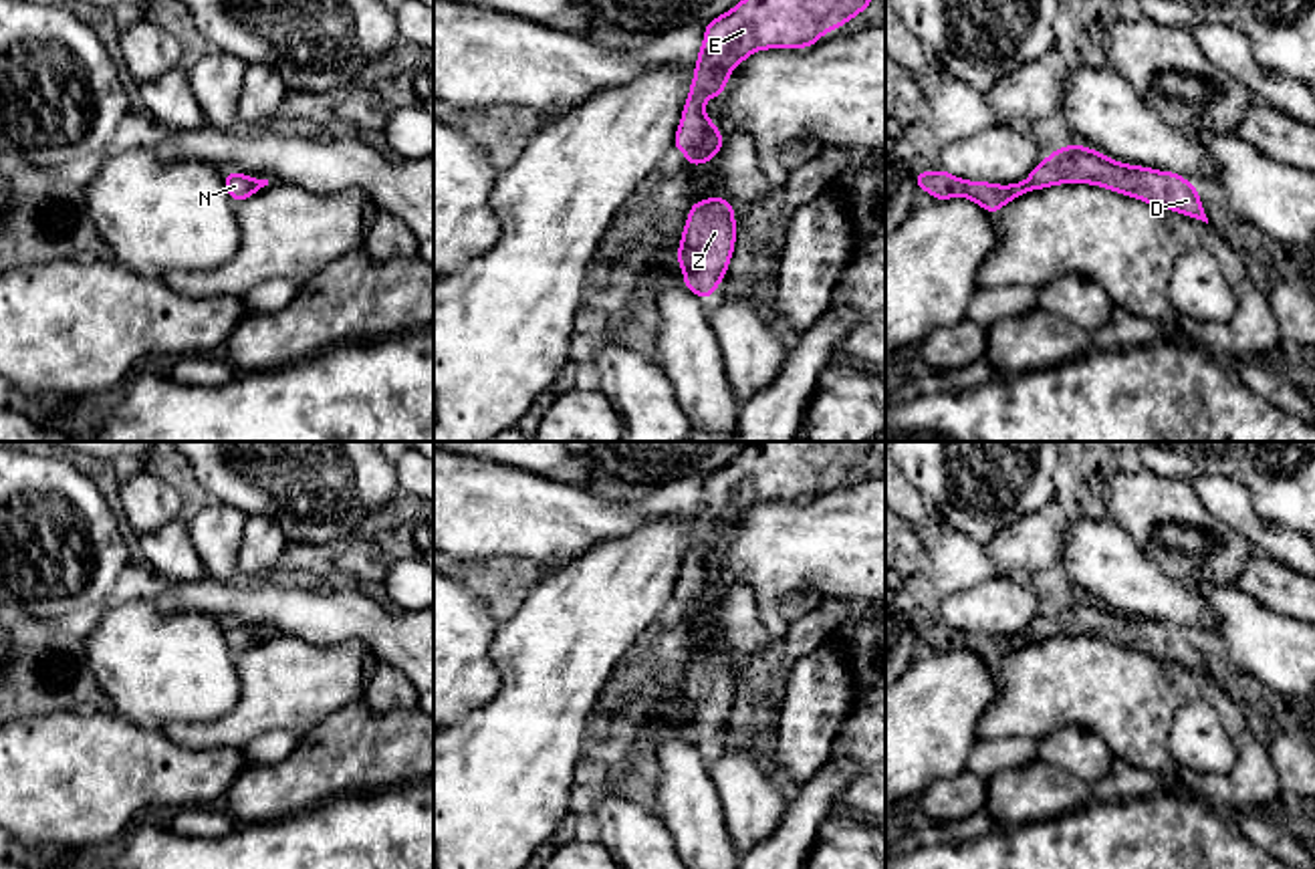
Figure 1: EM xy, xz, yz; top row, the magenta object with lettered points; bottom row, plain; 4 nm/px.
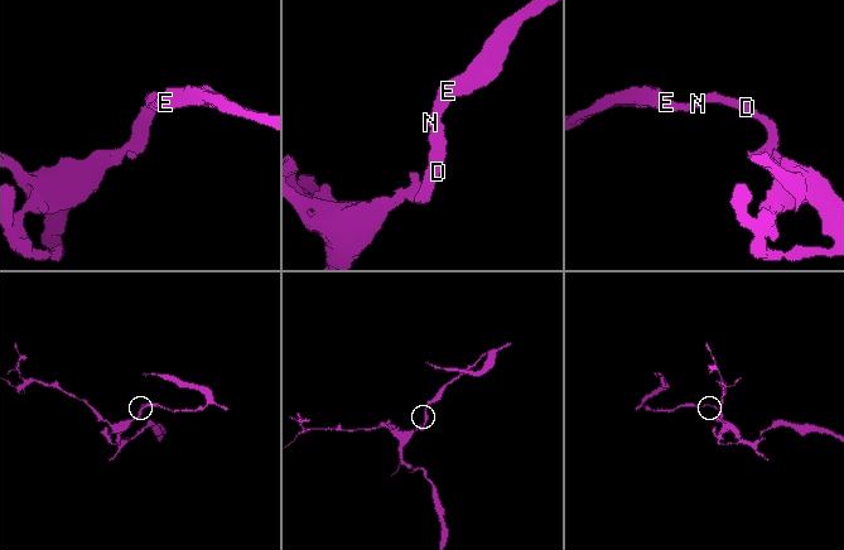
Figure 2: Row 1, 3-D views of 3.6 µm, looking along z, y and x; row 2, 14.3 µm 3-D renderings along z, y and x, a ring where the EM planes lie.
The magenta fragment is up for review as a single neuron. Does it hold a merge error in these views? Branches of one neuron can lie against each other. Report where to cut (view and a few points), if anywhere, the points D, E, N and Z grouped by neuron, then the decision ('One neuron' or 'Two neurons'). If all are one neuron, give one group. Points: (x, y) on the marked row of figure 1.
No split. Groups: D E N Z. One neuron

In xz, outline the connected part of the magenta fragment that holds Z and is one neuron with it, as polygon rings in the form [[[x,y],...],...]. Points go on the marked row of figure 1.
[[[708,198],[692,204],[678,248],[678,264],[688,290],[702,298],[714,294],[728,270],[736,234],[730,202]]]

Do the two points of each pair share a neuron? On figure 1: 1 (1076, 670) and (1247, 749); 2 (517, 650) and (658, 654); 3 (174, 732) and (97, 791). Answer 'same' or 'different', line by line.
1: same
2: different
3: different

